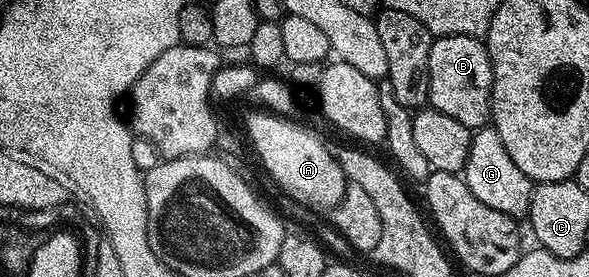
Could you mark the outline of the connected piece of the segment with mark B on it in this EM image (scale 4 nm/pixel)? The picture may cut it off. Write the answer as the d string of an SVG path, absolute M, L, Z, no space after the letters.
M440 35L435 38L428 53L429 106L447 117L460 121L460 125L477 129L487 126L490 118L492 93L492 61L481 38L472 35Z

